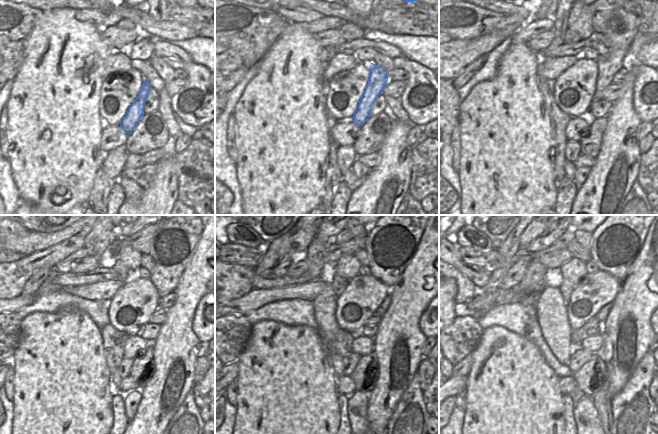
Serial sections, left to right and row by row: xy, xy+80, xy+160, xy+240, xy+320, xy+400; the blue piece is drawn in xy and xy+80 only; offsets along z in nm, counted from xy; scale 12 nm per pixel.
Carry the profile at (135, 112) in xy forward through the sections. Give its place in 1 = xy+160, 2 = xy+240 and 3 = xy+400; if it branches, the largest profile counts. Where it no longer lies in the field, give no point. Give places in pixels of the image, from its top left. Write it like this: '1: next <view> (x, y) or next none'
1: next xy+160 (623, 24)
2: next xy+240 (173, 245)
3: next xy+400 (616, 242)

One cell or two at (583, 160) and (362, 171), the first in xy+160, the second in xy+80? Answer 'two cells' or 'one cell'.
two cells

